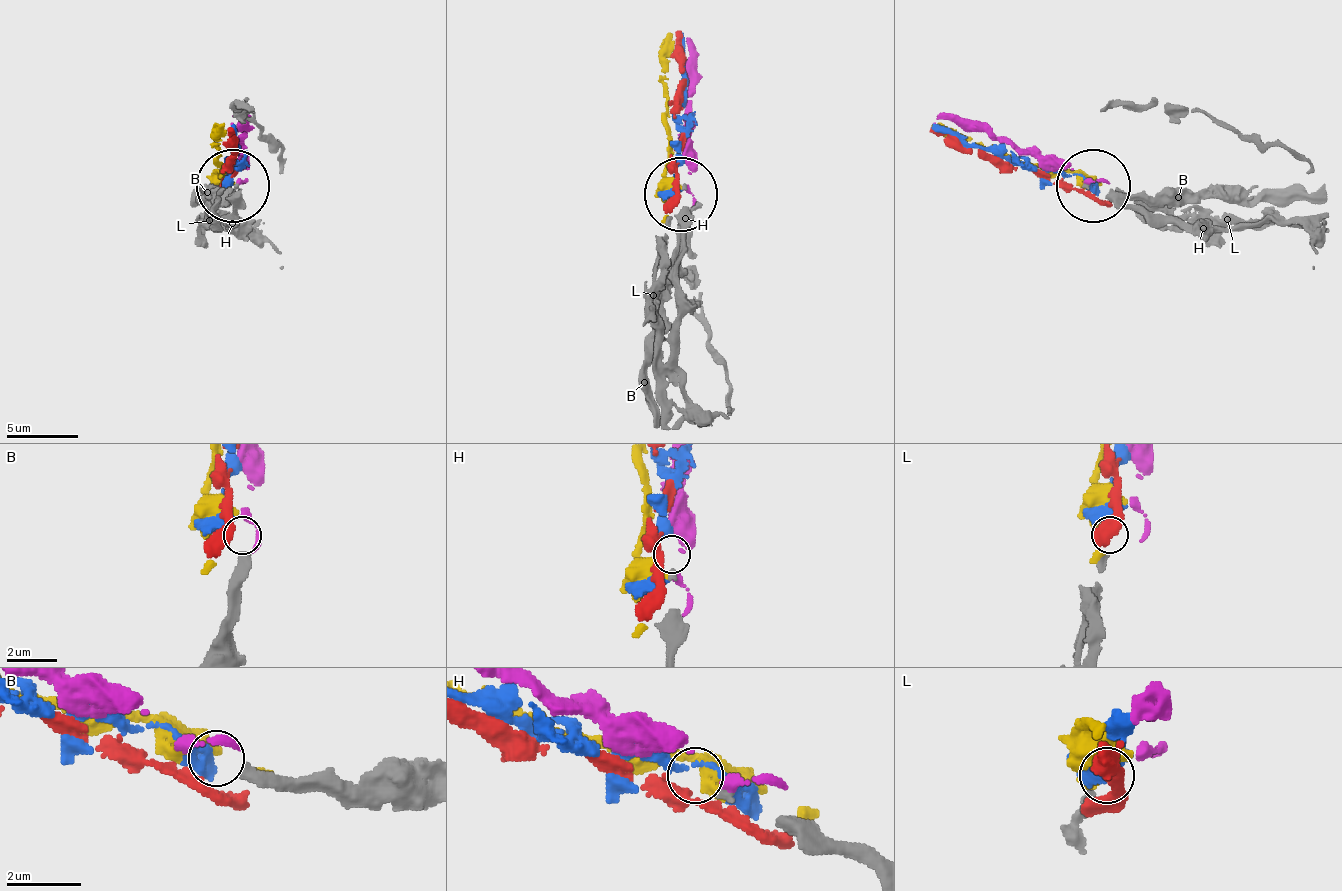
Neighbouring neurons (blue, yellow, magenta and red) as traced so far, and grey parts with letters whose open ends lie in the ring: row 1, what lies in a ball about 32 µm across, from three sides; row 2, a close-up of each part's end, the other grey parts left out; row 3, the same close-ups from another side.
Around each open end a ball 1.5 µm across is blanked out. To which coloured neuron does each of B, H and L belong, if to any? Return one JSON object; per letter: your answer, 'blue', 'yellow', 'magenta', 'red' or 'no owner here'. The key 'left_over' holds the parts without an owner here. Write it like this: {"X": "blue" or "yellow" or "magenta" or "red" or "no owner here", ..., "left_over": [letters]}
{"B": "magenta", "H": "no owner here", "L": "blue", "left_over": ["H"]}

